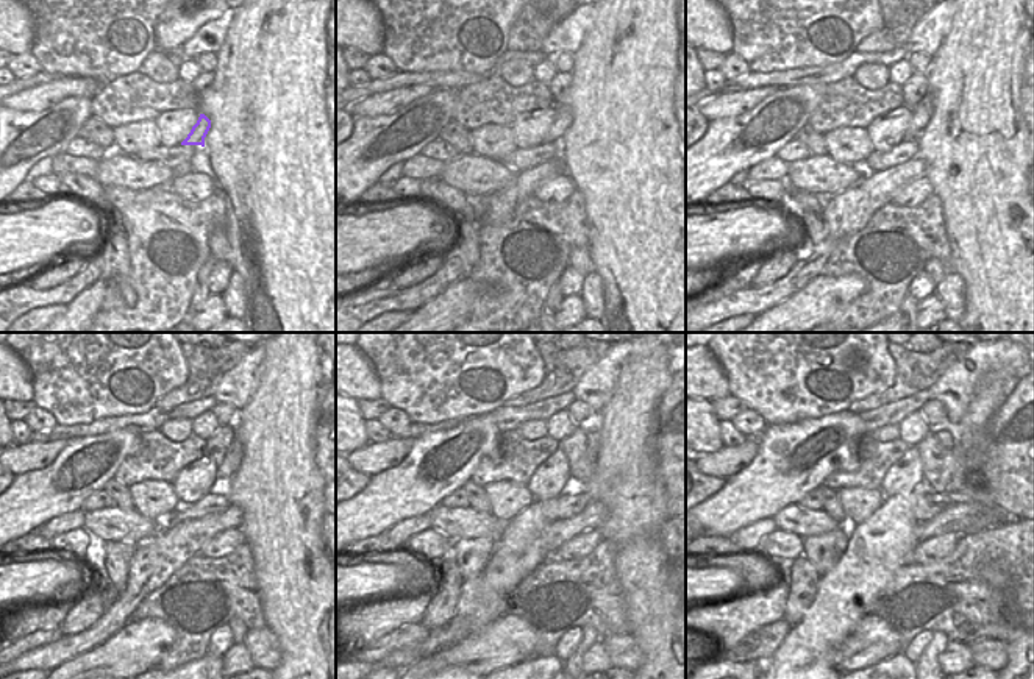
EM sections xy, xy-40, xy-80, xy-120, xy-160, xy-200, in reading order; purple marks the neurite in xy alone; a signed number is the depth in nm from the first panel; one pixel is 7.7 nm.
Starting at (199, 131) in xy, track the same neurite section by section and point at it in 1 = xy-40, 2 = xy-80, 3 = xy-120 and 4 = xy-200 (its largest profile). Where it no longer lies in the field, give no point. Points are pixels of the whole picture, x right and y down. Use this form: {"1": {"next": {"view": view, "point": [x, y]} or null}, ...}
{"1": {"next": {"view": "xy-40", "point": [564, 119]}}, "2": {"next": {"view": "xy-80", "point": [920, 116]}}, "3": {"next": {"view": "xy-120", "point": [233, 456]}}, "4": {"next": {"view": "xy-200", "point": [942, 433]}}}

